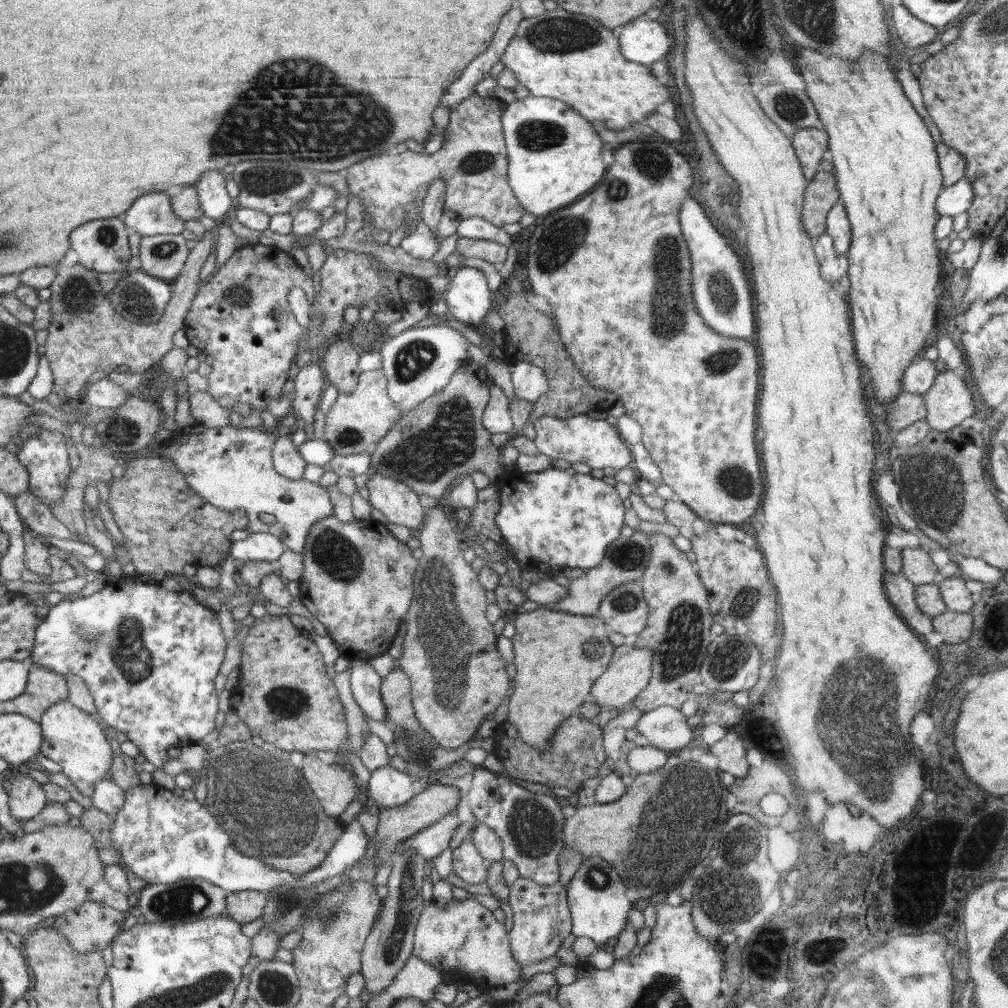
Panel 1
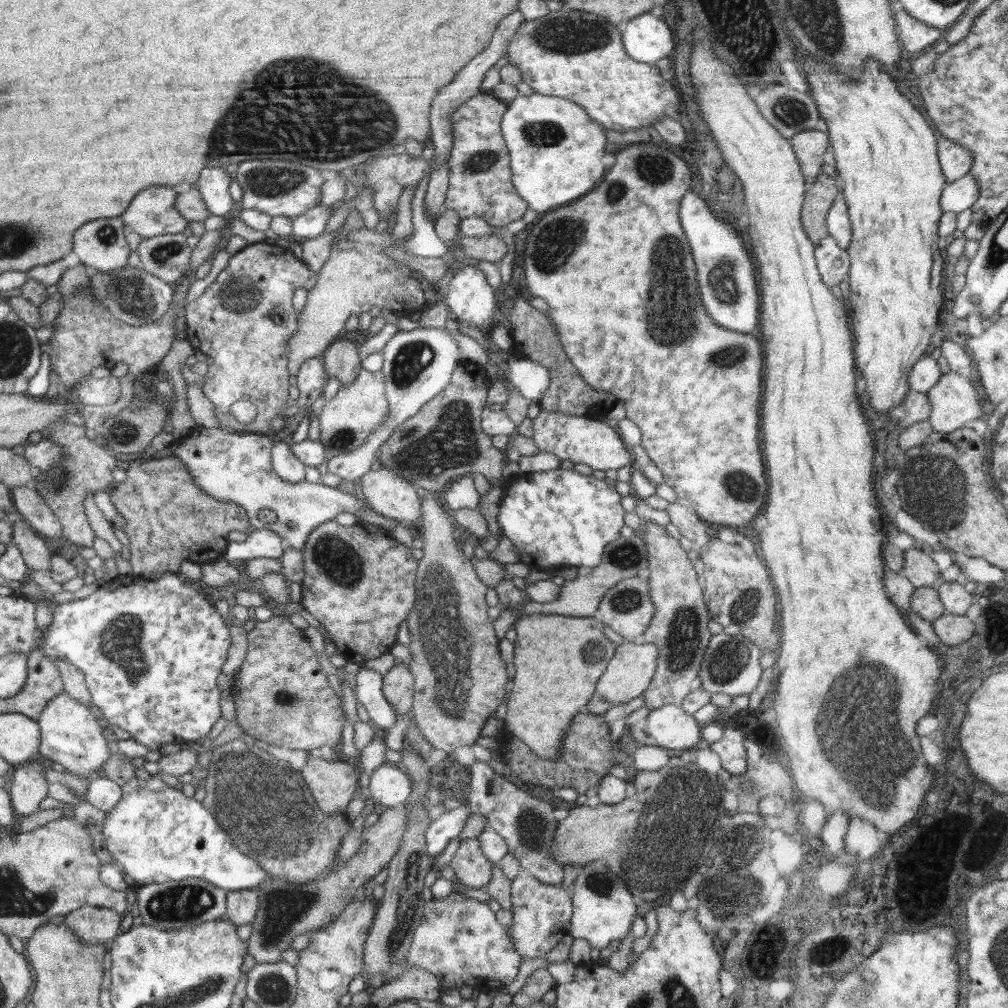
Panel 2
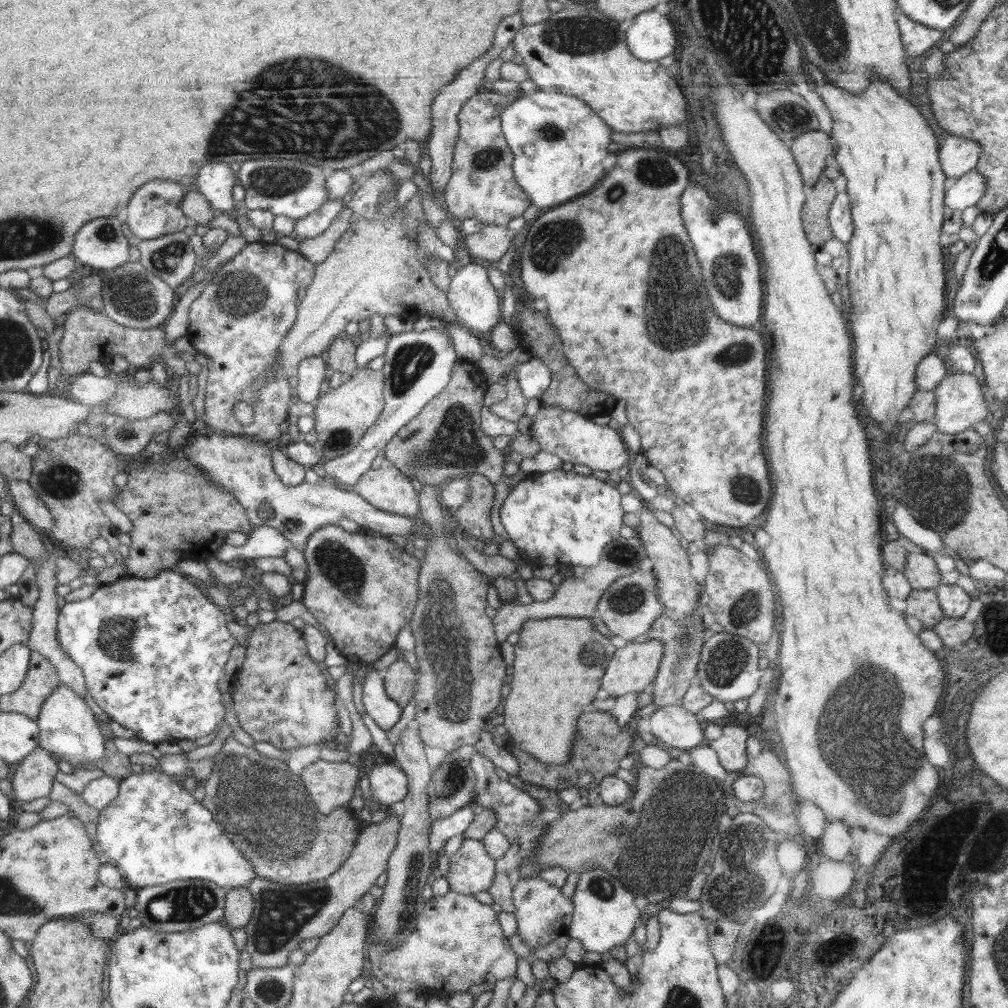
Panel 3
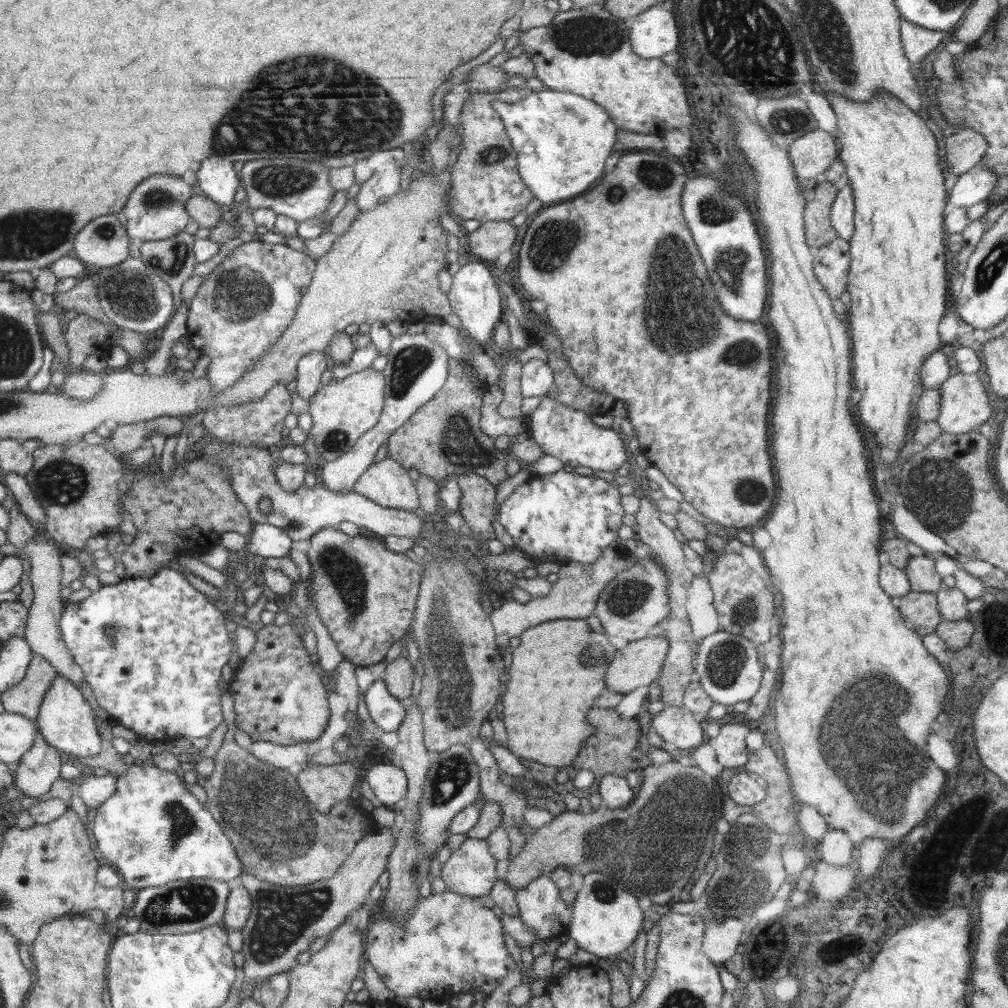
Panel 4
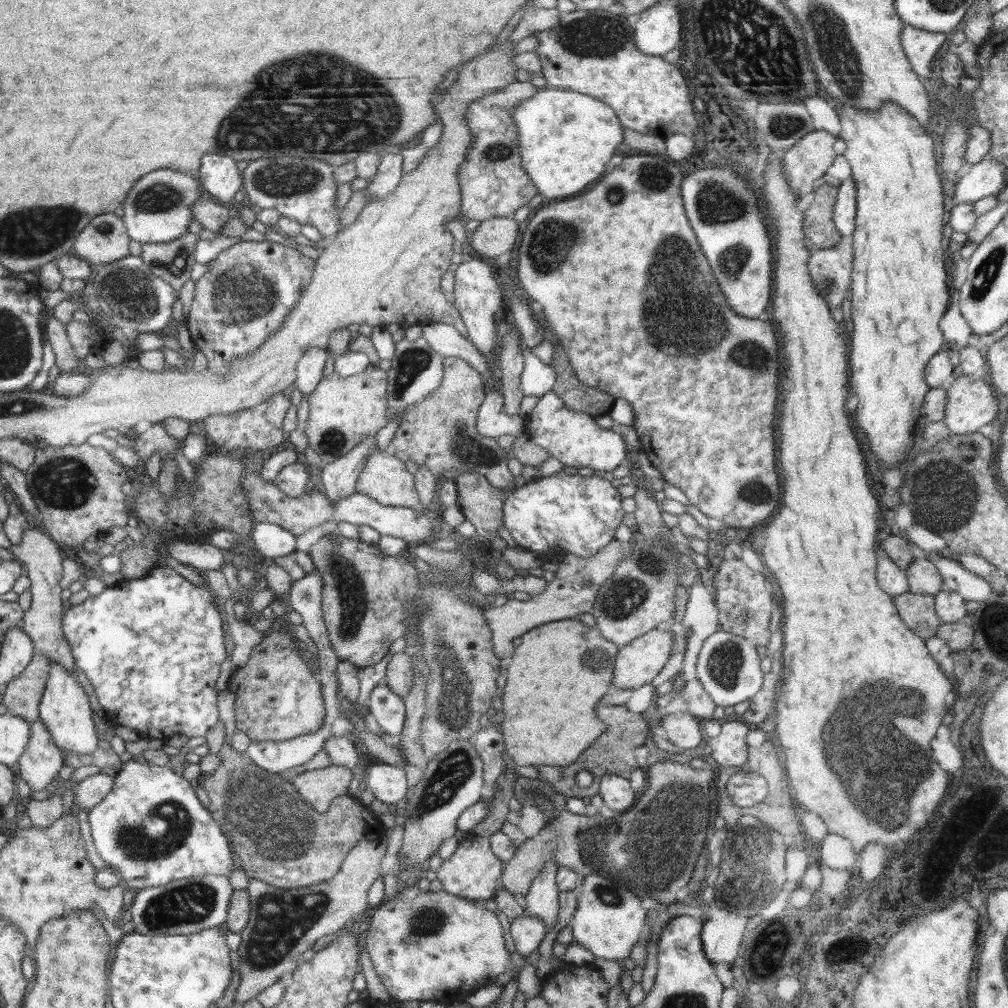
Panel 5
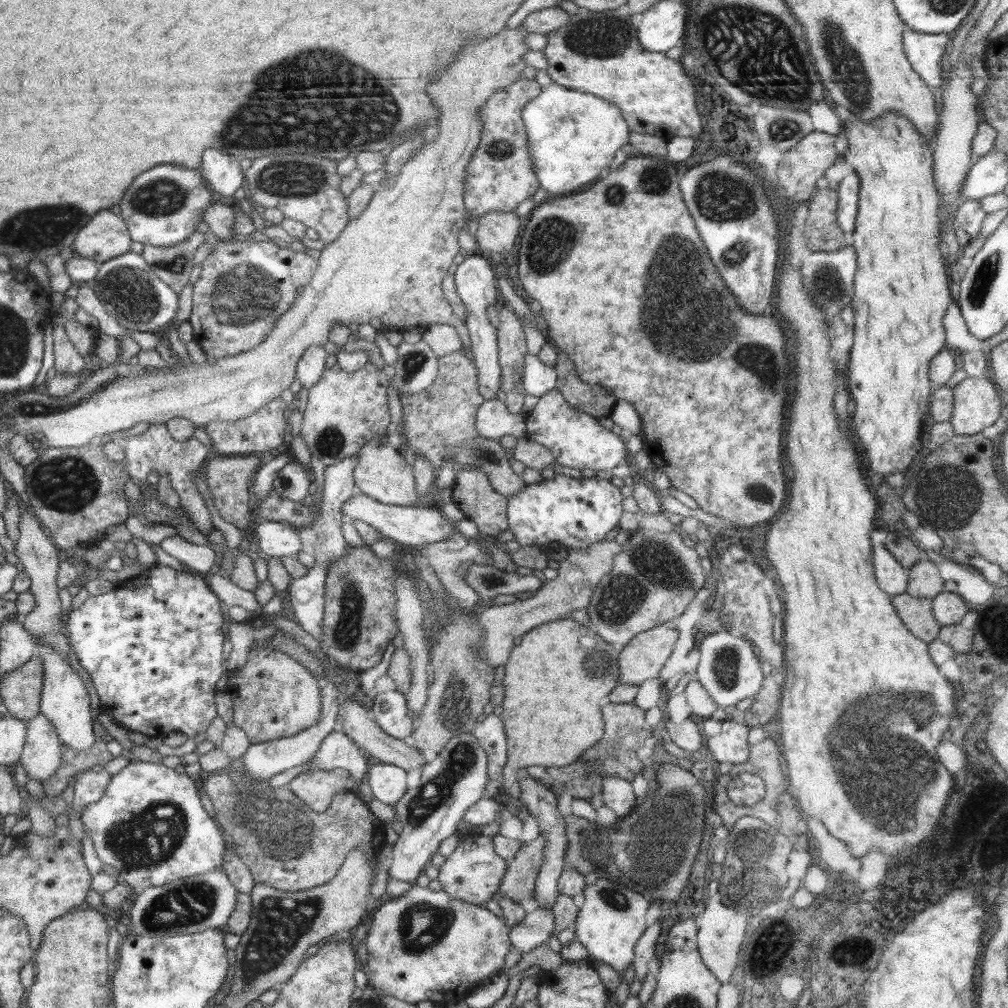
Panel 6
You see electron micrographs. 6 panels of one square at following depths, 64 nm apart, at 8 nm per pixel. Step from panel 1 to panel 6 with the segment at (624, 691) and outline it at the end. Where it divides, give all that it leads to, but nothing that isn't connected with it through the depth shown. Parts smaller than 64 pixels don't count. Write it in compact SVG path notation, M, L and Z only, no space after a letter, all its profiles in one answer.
M666 623L636 634L626 646L620 648L617 660L619 666L619 679L617 681L619 684L639 686L645 680L658 677L660 670L674 650L678 634L677 629L668 627Z

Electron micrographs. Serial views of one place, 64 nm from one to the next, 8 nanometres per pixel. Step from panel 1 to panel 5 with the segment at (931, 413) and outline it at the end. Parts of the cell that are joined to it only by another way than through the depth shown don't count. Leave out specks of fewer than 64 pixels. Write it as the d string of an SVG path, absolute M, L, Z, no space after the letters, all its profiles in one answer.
M962 375L946 384L948 404L941 420L949 432L954 434L973 433L984 425L997 425L997 416L1004 402L996 400L990 386L980 376Z

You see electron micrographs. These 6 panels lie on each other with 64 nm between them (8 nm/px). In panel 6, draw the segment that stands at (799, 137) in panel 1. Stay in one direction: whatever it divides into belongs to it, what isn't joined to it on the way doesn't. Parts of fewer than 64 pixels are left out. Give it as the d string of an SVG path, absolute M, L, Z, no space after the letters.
M812 131L801 138L796 146L785 152L786 156L780 162L780 168L776 172L778 176L774 179L777 180L778 185L788 199L799 203L806 202L813 196L816 181L818 178L825 176L824 172L834 164L838 156L836 147L834 147L835 140L836 137L831 134Z

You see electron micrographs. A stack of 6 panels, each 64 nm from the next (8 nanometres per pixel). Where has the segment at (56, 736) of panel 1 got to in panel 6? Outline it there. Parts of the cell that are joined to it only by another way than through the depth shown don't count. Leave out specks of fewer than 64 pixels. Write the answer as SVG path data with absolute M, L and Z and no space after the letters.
M43 642L37 643L37 653L42 657L44 667L44 680L39 704L39 712L42 713L56 729L60 743L64 747L76 748L76 750L88 750L96 740L92 729L92 710L90 709L90 697L86 691L86 685L80 676L70 667L68 658Z

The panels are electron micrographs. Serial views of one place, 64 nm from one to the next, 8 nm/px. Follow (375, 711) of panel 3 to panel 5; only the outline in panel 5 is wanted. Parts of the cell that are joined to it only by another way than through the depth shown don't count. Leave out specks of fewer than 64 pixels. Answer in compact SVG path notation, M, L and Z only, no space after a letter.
M377 685L370 693L367 706L386 735L400 734L404 728L405 701L386 685Z

